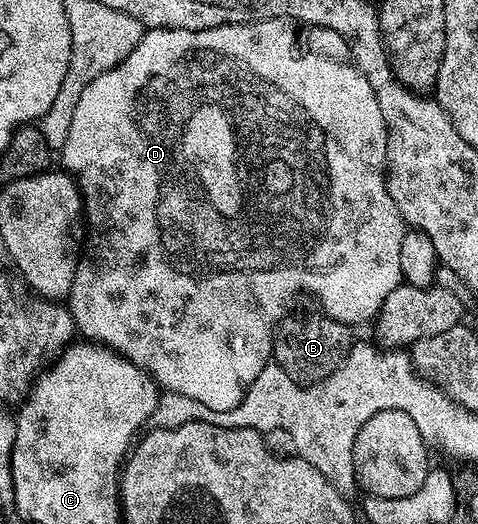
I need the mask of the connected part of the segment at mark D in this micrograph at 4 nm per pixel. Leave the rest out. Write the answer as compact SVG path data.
M260 18L258 22L232 22L229 26L218 26L208 30L153 30L148 29L143 38L109 72L101 72L97 80L93 80L81 92L81 100L77 100L77 108L73 108L73 124L69 124L69 140L65 140L65 148L61 151L62 169L75 179L79 186L79 192L83 195L83 212L85 215L85 241L79 256L77 272L73 276L69 305L71 315L75 321L76 331L84 339L108 346L116 350L122 358L127 358L133 364L142 366L150 374L151 378L164 391L181 396L189 396L189 400L197 400L197 404L205 404L205 408L214 410L228 410L233 408L240 400L248 386L261 374L261 368L265 368L272 361L273 347L275 345L275 328L283 321L287 305L295 298L298 290L308 290L319 301L318 309L326 317L344 322L349 328L355 328L358 322L370 323L383 306L385 296L393 292L404 281L401 270L401 242L405 233L405 223L401 212L397 212L397 204L393 204L393 196L389 196L389 188L385 177L387 164L387 125L381 116L381 107L377 104L377 96L373 96L373 88L369 88L369 80L350 61L338 62L335 58L326 58L323 54L310 54L299 47L299 38L295 35L296 27L286 18Z

